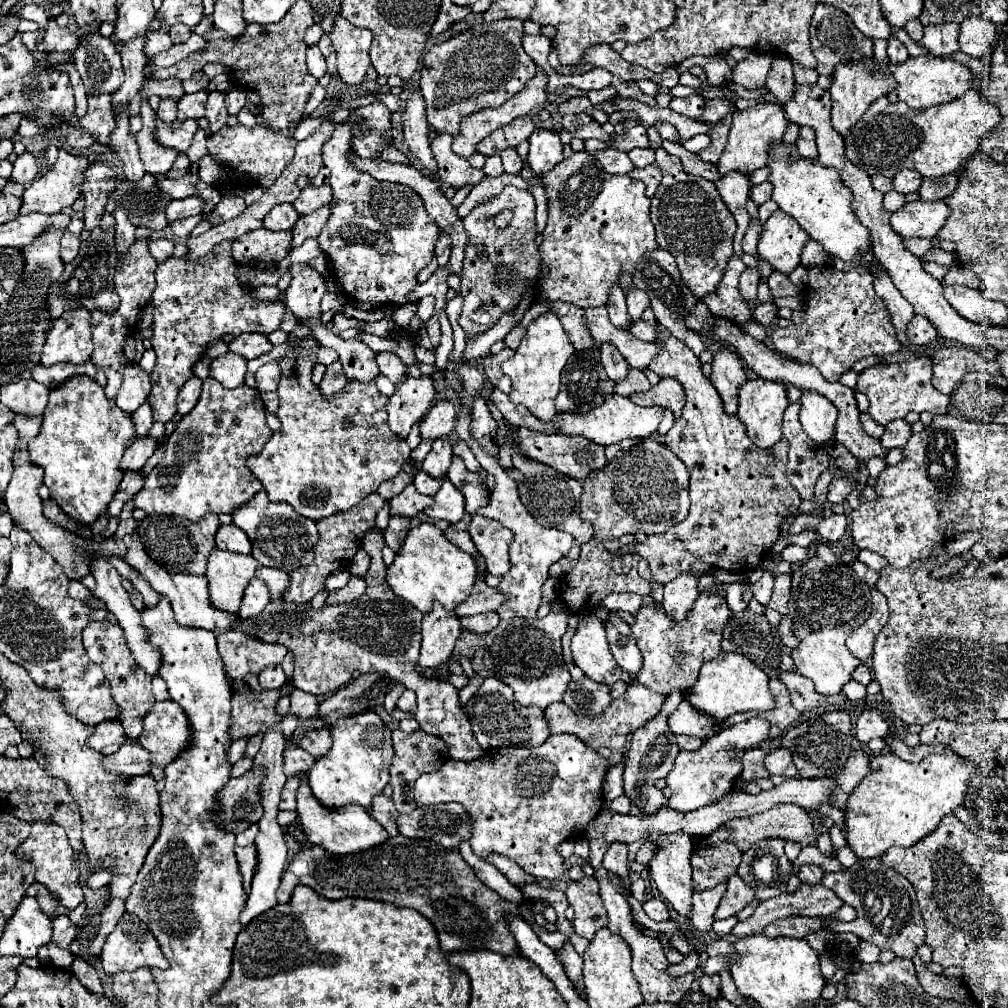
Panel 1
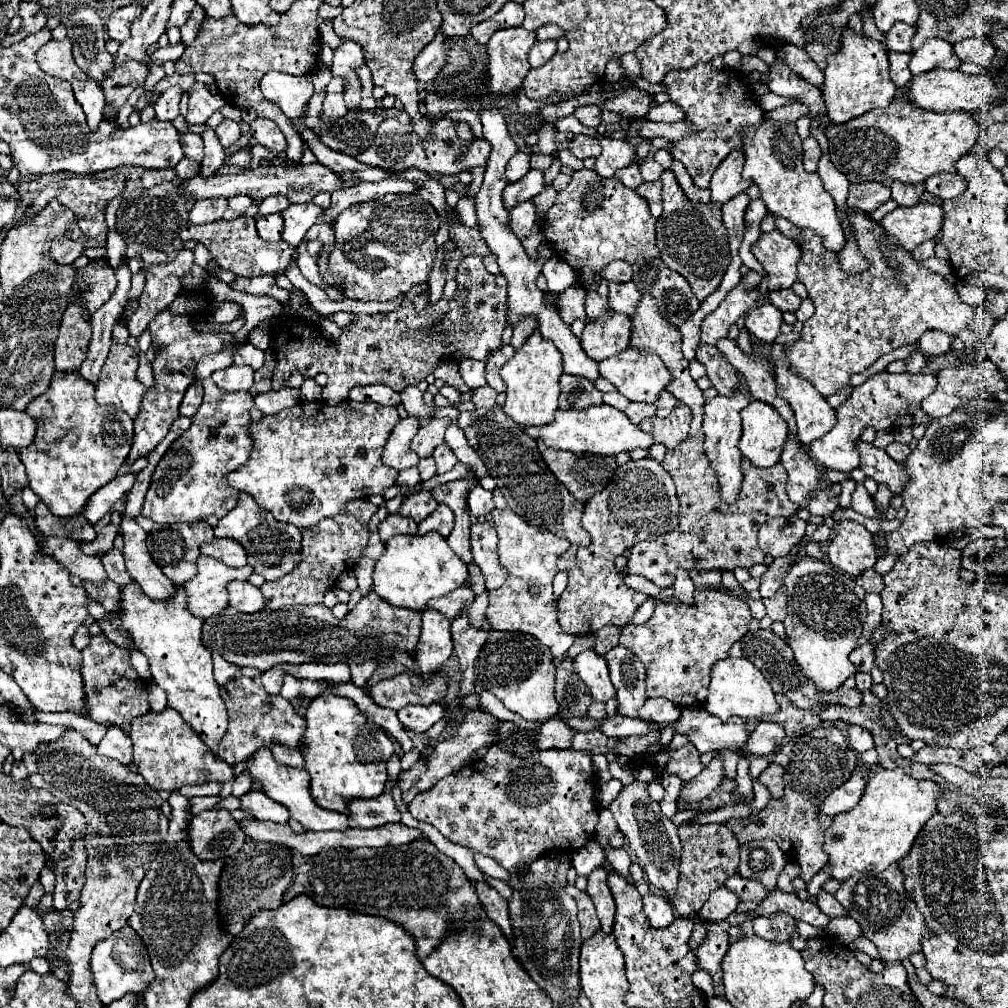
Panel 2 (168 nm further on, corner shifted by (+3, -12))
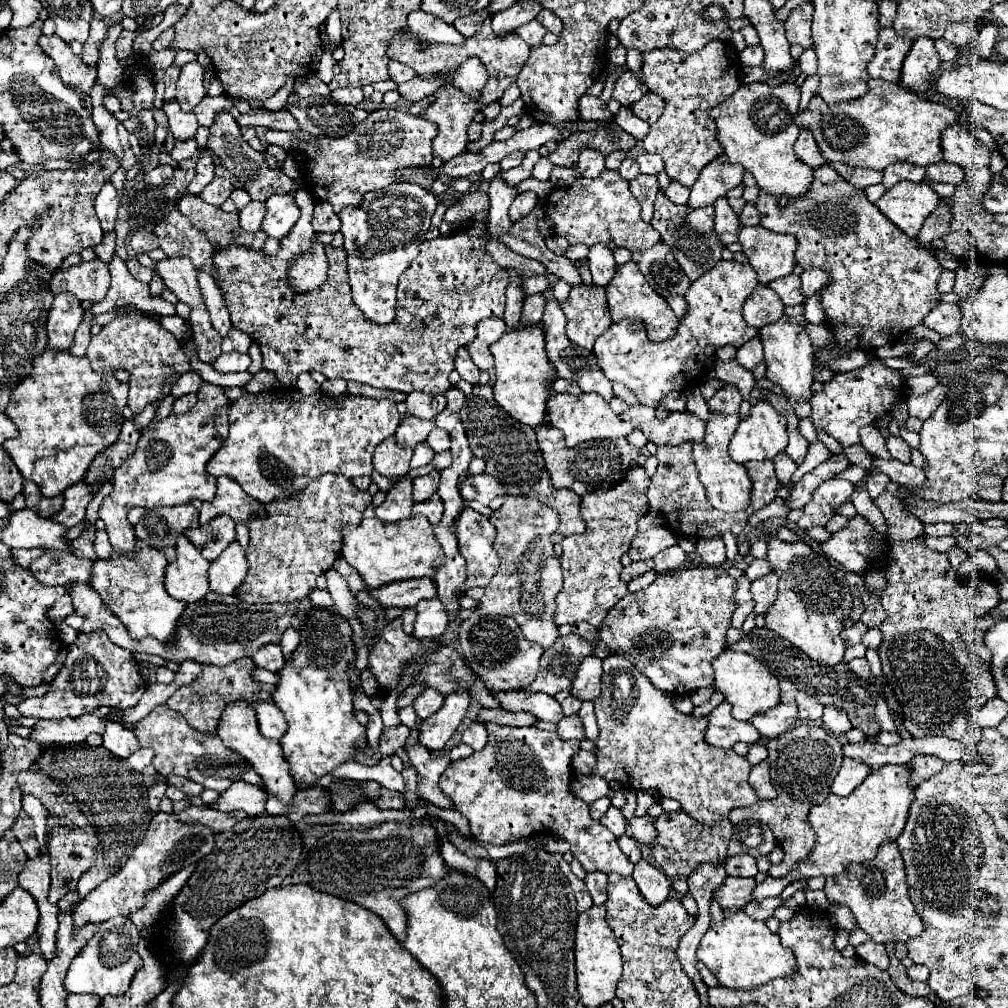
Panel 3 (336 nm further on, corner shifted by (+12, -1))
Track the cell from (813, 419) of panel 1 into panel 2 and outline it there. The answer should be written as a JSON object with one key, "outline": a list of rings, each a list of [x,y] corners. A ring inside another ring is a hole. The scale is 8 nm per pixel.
{"outline":[[[777,342],[771,344],[771,364],[773,364],[773,374],[775,374],[775,384],[777,384],[777,396],[785,398],[785,400],[791,404],[791,408],[793,408],[793,412],[795,412],[795,418],[797,418],[797,430],[799,430],[797,436],[799,436],[801,444],[807,446],[807,444],[811,444],[813,440],[817,440],[817,438],[821,438],[823,434],[827,434],[827,432],[833,428],[833,424],[835,424],[835,410],[833,410],[831,404],[817,392],[817,388],[815,388],[809,380],[797,376],[797,374],[789,368],[789,360],[787,360],[787,356],[785,356],[785,346],[783,346],[783,344],[777,344]]]}

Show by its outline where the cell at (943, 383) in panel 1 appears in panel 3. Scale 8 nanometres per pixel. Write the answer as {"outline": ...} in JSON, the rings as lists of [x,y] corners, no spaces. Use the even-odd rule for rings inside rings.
{"outline":[[[940,383],[934,389],[930,389],[930,391],[922,393],[922,395],[916,395],[916,397],[910,395],[908,401],[906,401],[908,403],[908,413],[922,419],[922,421],[928,419],[930,413],[944,401],[944,397],[948,393],[948,385],[950,383]]]}

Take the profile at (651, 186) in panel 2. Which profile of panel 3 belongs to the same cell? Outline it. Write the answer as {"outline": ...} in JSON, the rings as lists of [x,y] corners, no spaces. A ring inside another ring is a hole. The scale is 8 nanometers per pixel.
{"outline":[[[638,175],[636,179],[630,181],[630,191],[640,201],[640,205],[642,205],[642,219],[646,223],[654,215],[654,199],[656,199],[658,189],[660,189],[658,179],[652,177],[652,175]]]}

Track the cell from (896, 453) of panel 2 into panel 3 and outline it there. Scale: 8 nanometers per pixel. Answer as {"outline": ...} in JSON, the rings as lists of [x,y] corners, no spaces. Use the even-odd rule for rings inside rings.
{"outline":[[[890,435],[886,439],[886,445],[888,445],[888,451],[894,459],[902,461],[902,463],[910,463],[910,445],[902,439],[902,437],[894,437]]]}

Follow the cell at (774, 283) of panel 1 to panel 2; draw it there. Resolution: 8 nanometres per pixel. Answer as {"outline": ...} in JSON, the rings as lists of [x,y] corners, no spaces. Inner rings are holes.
{"outline":[[[777,290],[769,292],[769,302],[783,312],[795,312],[801,304],[801,298],[793,290]]]}

